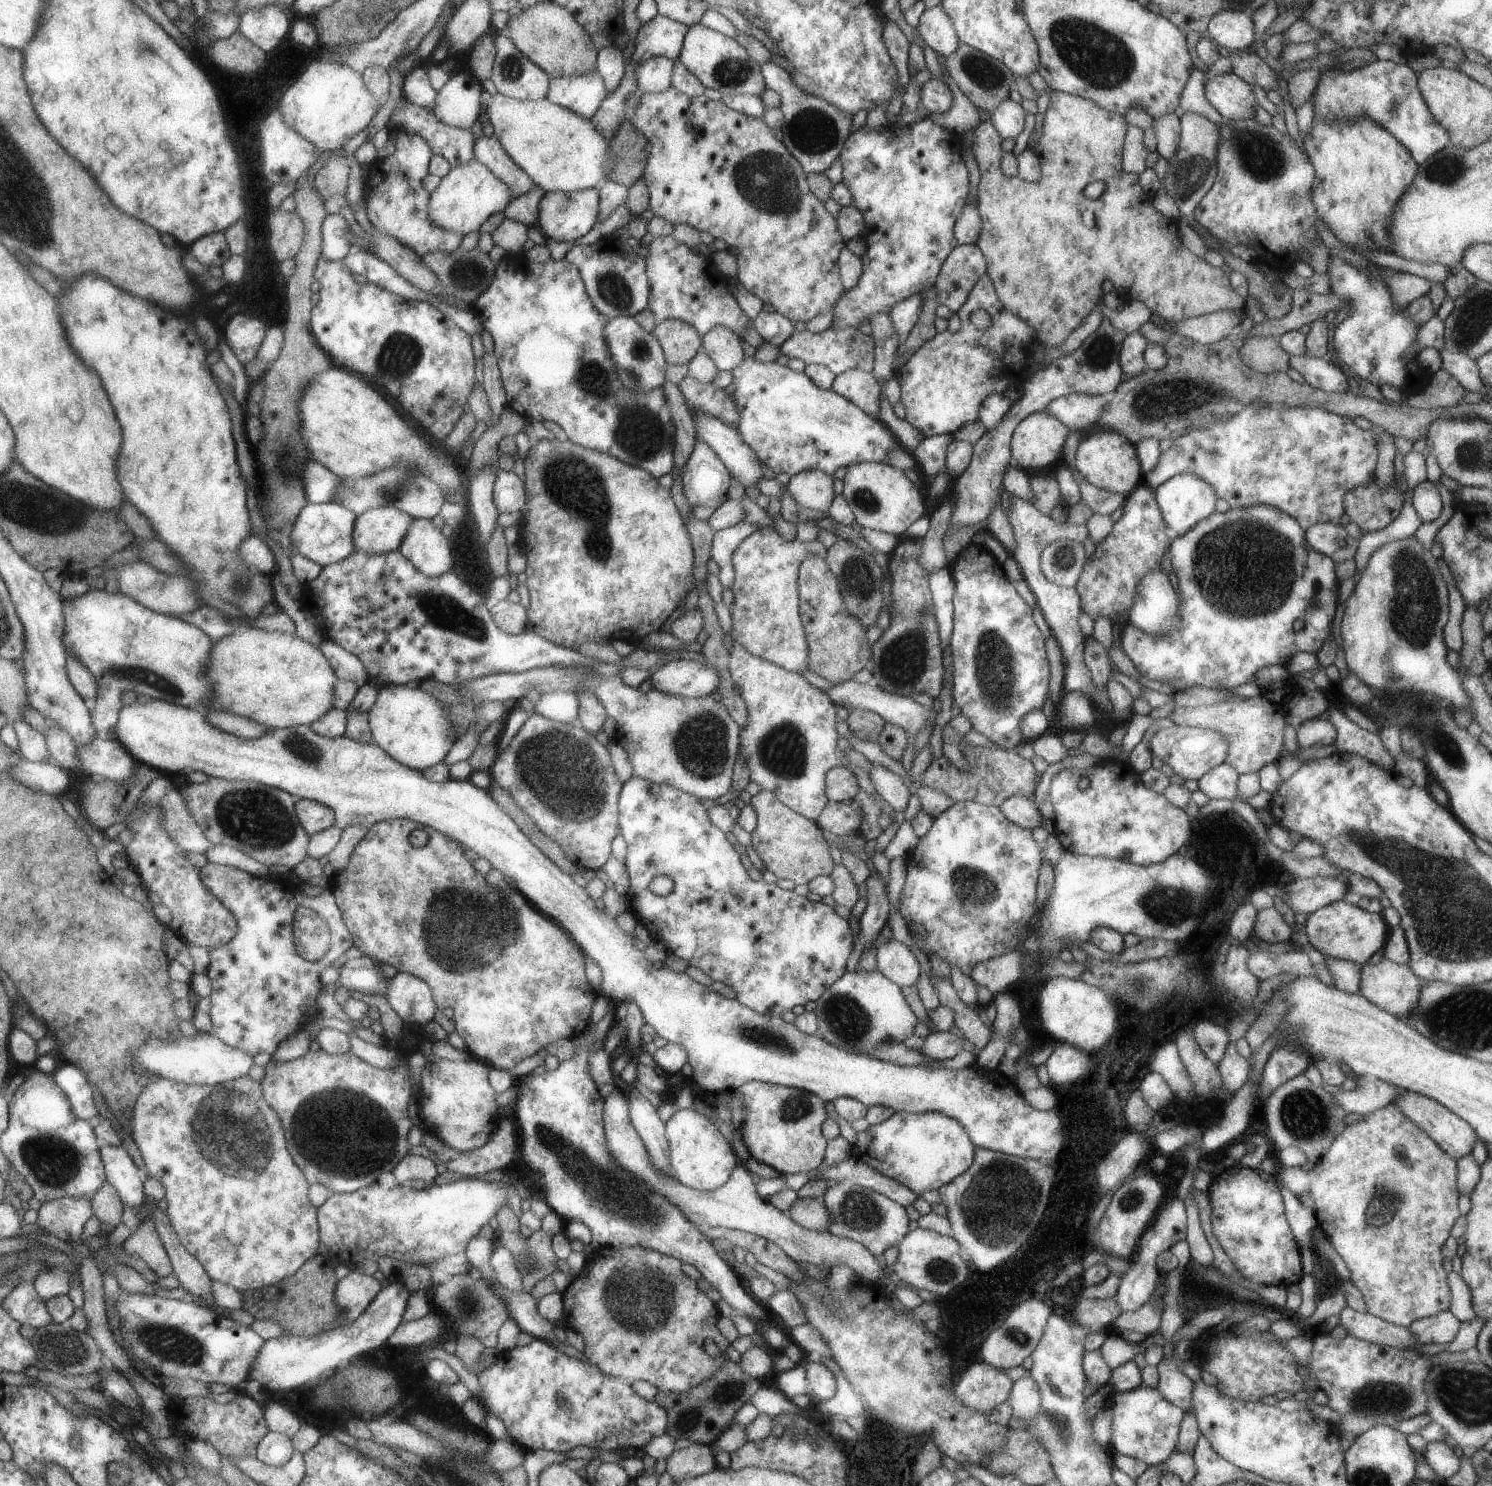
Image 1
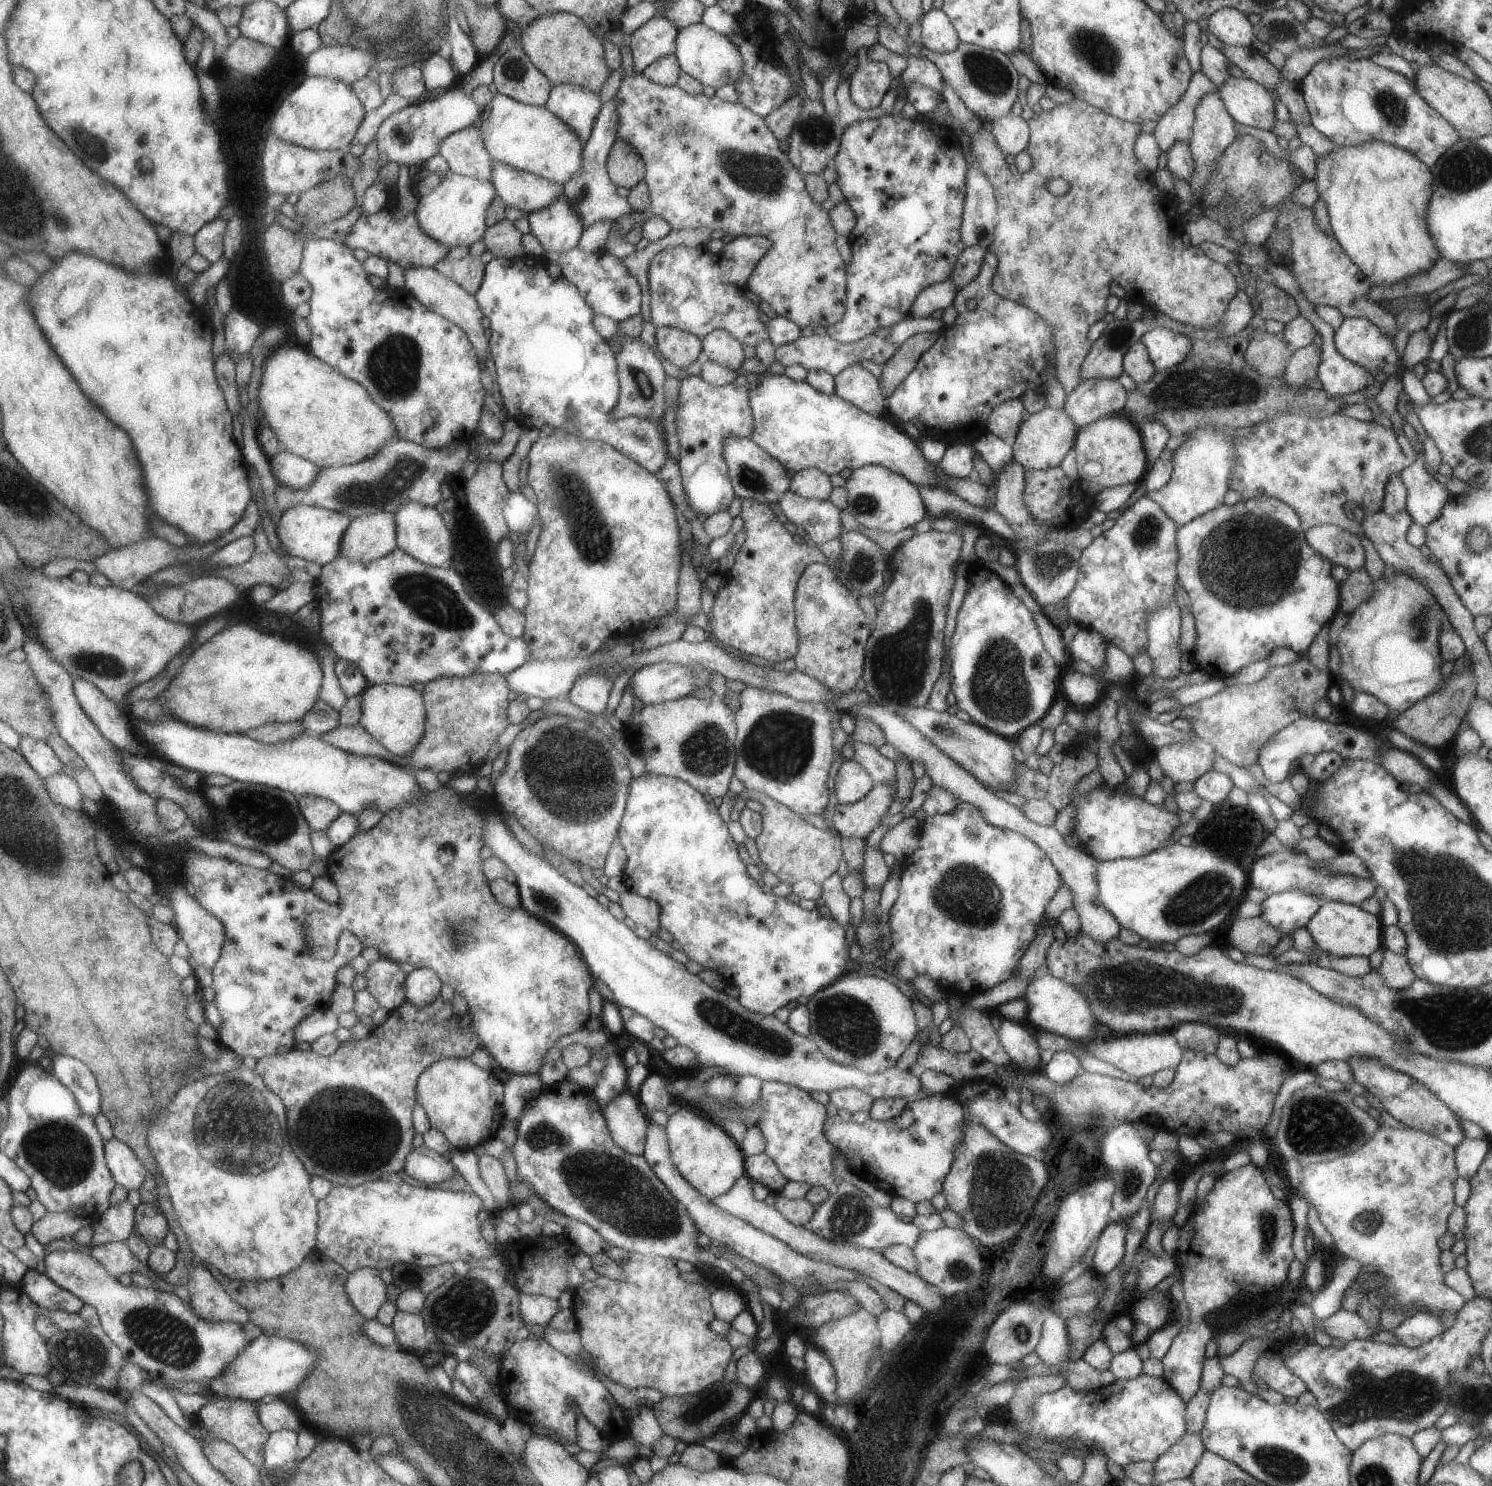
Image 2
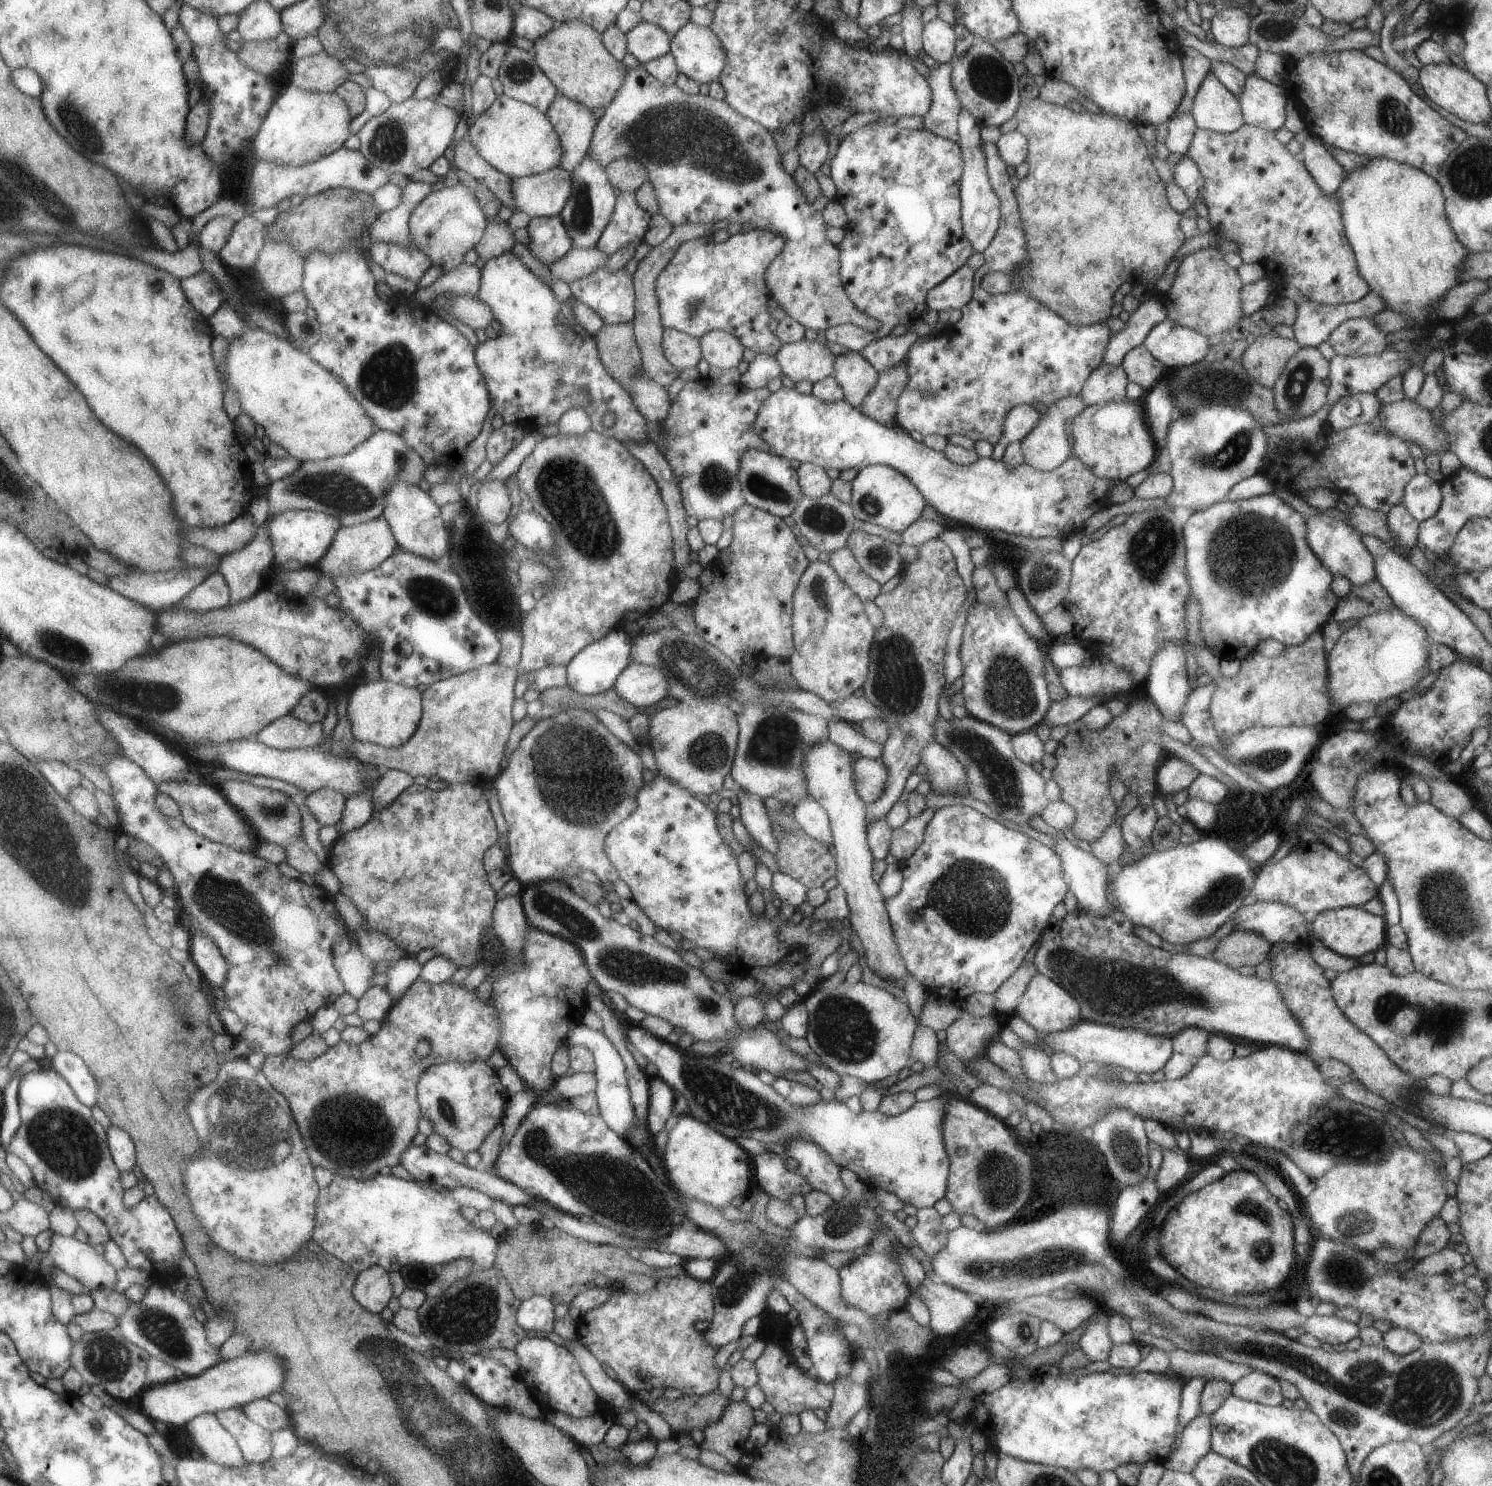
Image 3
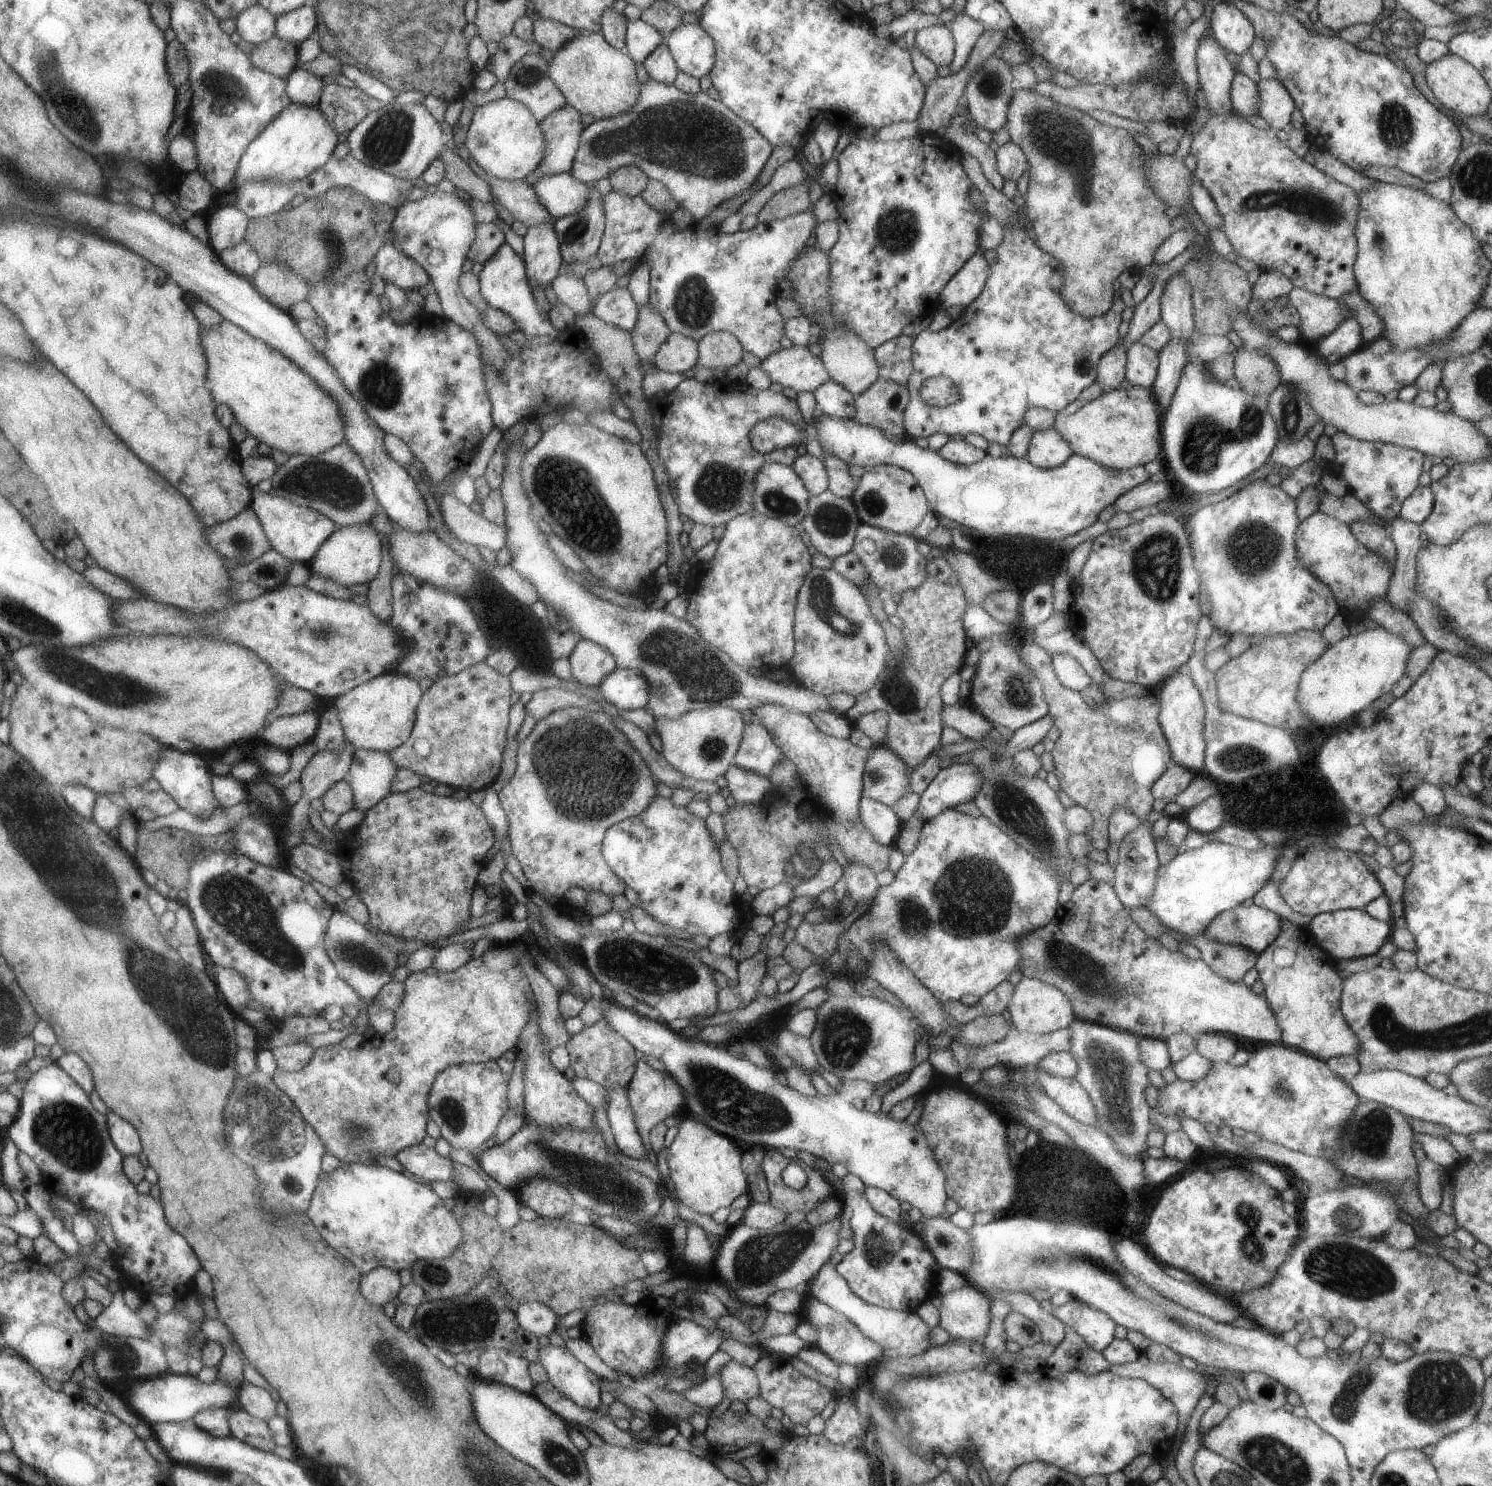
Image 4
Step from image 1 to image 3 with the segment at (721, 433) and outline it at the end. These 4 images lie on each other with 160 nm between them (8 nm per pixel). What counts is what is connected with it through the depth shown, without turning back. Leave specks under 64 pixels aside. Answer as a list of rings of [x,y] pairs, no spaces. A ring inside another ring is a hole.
[[[748,449],[740,459],[738,478],[745,502],[760,510],[780,517],[792,516],[799,500],[805,496],[799,483],[799,476],[790,462],[774,452],[762,452],[758,449]]]

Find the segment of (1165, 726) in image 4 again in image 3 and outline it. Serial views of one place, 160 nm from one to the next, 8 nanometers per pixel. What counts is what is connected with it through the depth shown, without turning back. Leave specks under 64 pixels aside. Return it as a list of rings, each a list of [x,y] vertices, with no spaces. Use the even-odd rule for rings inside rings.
[[[1165,643],[1155,654],[1149,676],[1142,686],[1148,698],[1154,701],[1154,704],[1159,708],[1164,721],[1172,720],[1172,722],[1181,722],[1183,706],[1186,706],[1187,698],[1193,691],[1184,655],[1187,648],[1181,643]]]

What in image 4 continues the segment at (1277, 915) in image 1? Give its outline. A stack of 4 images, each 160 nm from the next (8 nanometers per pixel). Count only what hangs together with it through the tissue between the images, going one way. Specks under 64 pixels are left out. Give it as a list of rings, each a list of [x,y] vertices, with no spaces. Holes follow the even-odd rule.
[[[1170,933],[1178,942],[1188,942],[1202,953],[1204,960],[1218,976],[1230,982],[1243,982],[1245,974],[1255,968],[1258,954],[1248,950],[1246,946],[1218,942],[1206,934],[1190,938]]]

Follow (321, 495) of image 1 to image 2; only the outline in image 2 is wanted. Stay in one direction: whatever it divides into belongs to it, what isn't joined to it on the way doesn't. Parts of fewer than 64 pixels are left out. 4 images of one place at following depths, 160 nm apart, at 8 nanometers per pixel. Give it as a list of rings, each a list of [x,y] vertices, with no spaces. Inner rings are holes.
[[[282,444],[279,451],[269,458],[269,463],[273,478],[278,483],[297,489],[311,485],[320,470],[309,460],[286,450]]]

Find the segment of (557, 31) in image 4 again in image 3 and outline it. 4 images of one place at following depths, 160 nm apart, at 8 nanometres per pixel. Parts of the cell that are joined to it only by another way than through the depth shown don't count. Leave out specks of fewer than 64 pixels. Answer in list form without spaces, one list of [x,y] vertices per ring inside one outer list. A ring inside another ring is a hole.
[[[522,6],[515,14],[514,34],[522,36],[526,40],[536,42],[547,35],[554,27],[559,27],[560,21],[556,21],[538,9]]]

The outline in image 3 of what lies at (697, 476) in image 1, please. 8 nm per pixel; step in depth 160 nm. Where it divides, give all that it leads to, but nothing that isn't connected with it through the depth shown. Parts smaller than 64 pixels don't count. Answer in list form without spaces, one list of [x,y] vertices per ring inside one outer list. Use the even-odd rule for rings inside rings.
[[[710,378],[688,381],[671,402],[663,422],[668,459],[678,481],[688,516],[699,521],[734,516],[745,498],[738,478],[740,459],[748,449],[772,452],[753,429],[759,408],[772,393],[768,387],[749,389],[741,382],[718,385]]]

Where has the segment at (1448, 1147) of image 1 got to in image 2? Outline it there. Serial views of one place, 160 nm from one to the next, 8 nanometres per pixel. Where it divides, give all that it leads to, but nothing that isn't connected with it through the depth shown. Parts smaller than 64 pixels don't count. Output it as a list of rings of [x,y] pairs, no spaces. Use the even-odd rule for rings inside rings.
[[[1352,1057],[1348,1064],[1353,1070],[1355,1081],[1364,1086],[1366,1092],[1378,1096],[1387,1112],[1396,1120],[1405,1123],[1406,1127],[1440,1137],[1454,1148],[1466,1138],[1461,1122],[1457,1119],[1458,1116],[1450,1110],[1450,1107],[1427,1086],[1415,1081],[1408,1074],[1400,1073],[1395,1068],[1390,1068],[1382,1061],[1375,1061],[1373,1058]]]

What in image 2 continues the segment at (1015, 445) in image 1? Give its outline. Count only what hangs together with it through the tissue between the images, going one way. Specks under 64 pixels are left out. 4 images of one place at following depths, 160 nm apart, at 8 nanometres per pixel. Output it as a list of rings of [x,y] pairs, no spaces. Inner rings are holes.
[[[1048,404],[1044,409],[1028,414],[1021,422],[1020,430],[1011,443],[1013,458],[1018,461],[1025,470],[1040,469],[1048,470],[1061,464],[1068,450],[1072,448],[1077,433],[1077,426],[1065,411],[1065,408],[1053,408]]]

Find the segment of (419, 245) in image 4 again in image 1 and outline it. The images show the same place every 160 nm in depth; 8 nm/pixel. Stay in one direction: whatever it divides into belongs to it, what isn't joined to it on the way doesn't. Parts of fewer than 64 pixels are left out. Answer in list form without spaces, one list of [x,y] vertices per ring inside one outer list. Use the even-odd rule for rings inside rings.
[[[472,159],[462,166],[451,168],[450,172],[441,178],[439,186],[431,192],[427,215],[430,222],[436,226],[464,237],[472,232],[480,232],[482,223],[493,214],[502,213],[513,198],[506,182],[496,178],[496,175],[492,174],[492,171],[478,159]]]

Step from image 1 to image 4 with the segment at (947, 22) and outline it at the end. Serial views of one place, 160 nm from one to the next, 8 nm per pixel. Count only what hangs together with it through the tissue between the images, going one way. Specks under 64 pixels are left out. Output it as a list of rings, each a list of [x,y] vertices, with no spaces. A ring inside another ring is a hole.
[[[945,25],[918,30],[914,41],[920,52],[936,67],[949,67],[952,63],[955,56],[955,41],[952,32]]]

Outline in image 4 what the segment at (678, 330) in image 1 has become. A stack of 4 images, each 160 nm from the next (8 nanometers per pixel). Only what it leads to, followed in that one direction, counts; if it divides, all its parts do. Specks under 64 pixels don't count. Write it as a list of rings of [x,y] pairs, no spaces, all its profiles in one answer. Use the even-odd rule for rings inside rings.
[[[671,332],[656,352],[653,364],[663,372],[682,374],[697,365],[698,356],[698,341]]]

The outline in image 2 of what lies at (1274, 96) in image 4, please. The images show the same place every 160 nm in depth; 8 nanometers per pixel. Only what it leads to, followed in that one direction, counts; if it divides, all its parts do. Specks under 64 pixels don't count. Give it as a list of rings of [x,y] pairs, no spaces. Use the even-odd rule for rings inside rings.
[[[1230,77],[1218,87],[1230,116],[1240,124],[1272,131],[1277,121],[1271,92],[1250,78]]]

